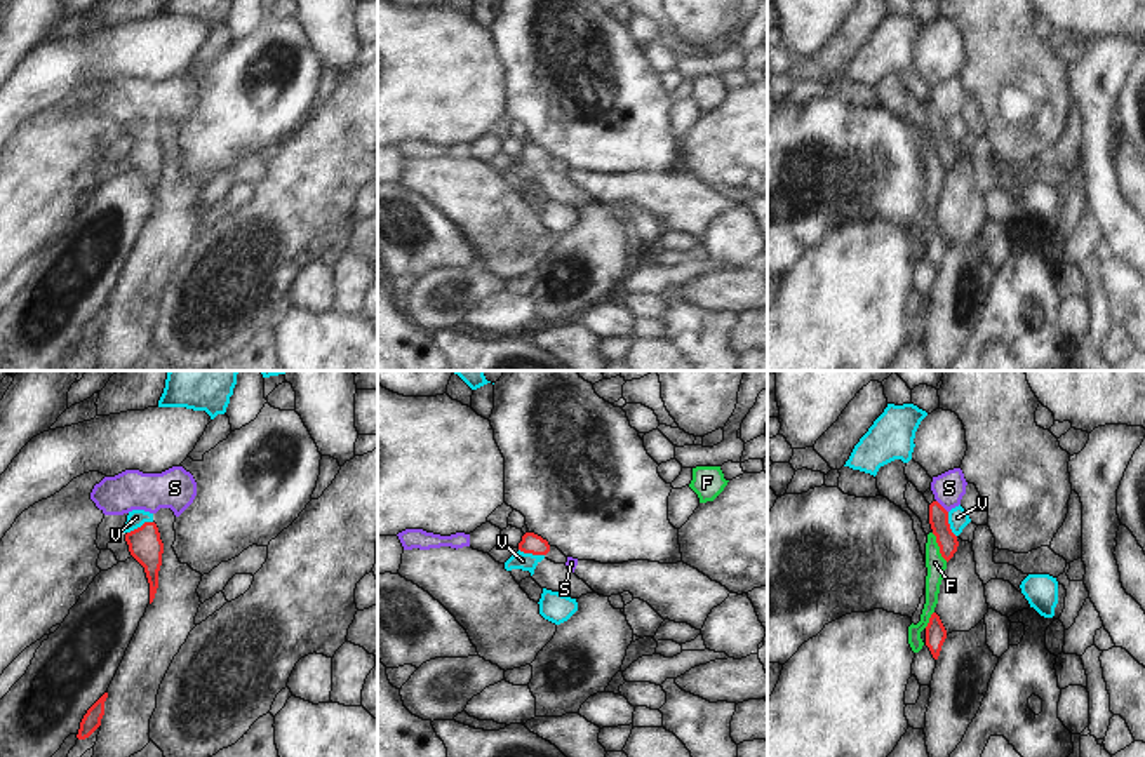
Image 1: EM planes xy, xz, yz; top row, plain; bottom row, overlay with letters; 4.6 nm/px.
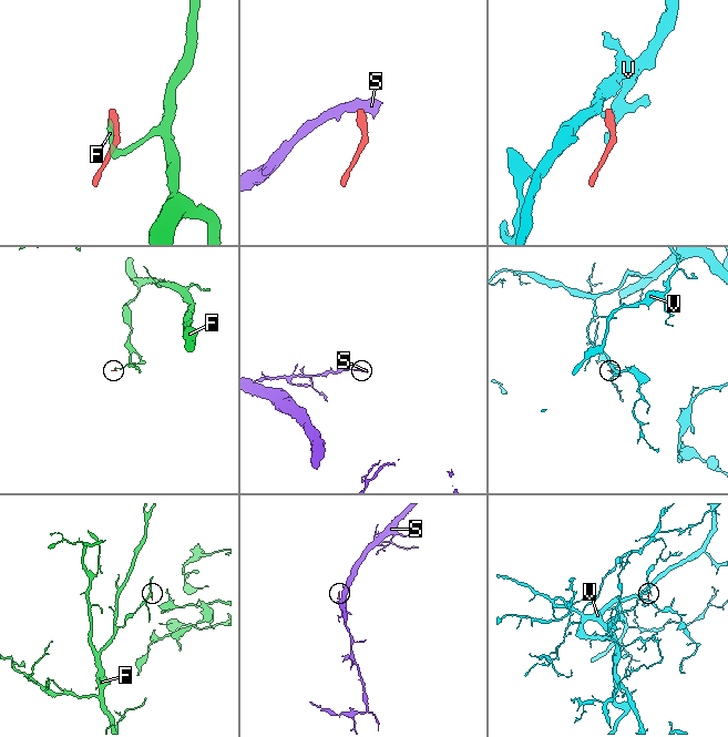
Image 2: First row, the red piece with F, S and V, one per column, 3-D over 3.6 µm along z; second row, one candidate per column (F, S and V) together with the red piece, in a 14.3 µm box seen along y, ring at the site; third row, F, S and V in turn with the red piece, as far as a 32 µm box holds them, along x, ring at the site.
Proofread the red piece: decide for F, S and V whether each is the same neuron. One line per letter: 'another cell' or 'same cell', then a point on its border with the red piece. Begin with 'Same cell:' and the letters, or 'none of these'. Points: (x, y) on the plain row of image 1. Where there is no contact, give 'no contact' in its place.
Same cell: none of these
F: another cell; contact yz (938, 155)
S: another cell; contact yz (942, 117)
V: another cell; contact xy (141, 136)

